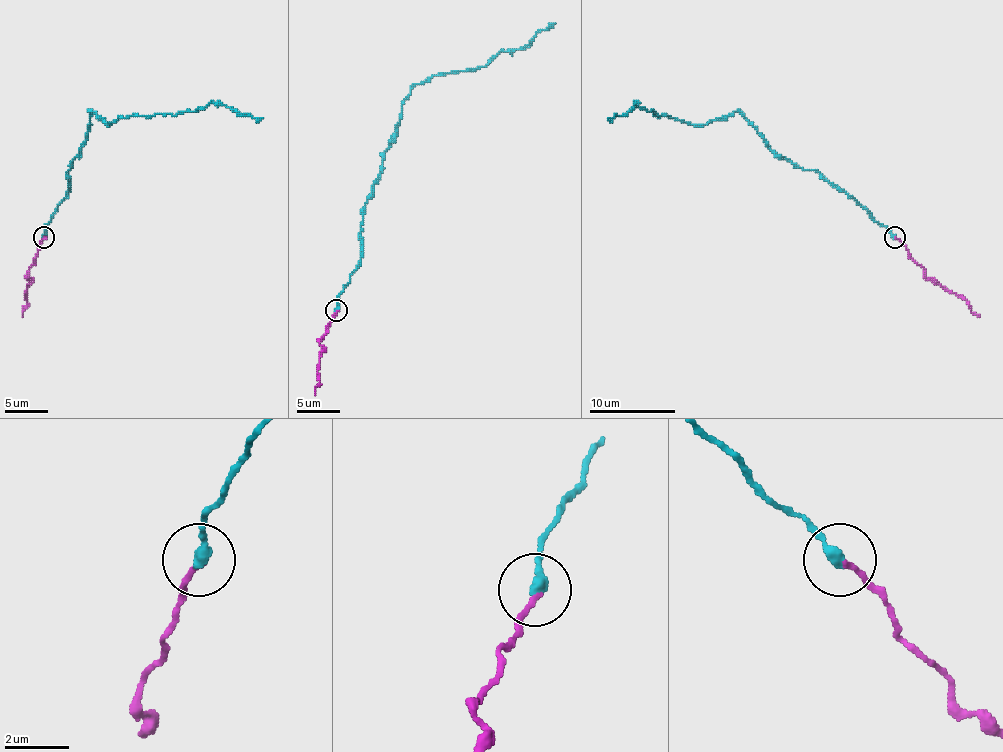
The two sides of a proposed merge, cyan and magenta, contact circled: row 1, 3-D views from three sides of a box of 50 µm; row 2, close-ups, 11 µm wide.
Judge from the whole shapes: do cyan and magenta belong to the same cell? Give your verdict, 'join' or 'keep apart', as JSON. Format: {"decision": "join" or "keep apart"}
{"decision": "join"}

